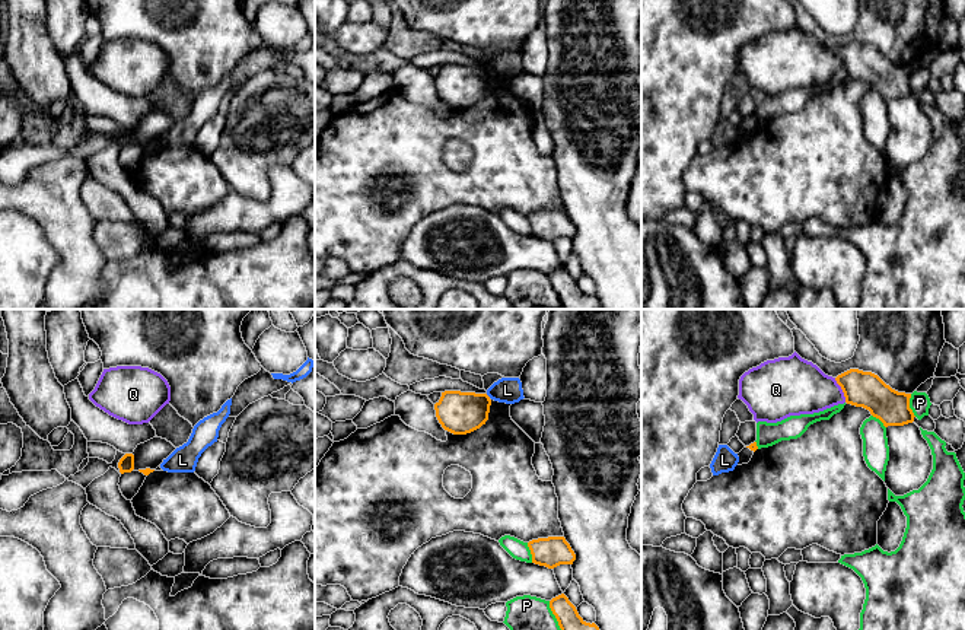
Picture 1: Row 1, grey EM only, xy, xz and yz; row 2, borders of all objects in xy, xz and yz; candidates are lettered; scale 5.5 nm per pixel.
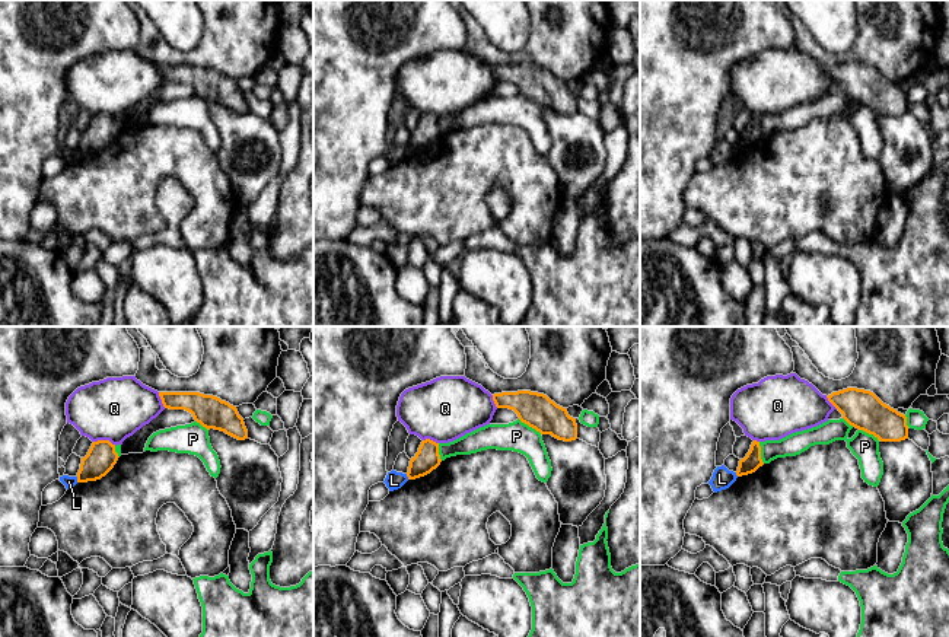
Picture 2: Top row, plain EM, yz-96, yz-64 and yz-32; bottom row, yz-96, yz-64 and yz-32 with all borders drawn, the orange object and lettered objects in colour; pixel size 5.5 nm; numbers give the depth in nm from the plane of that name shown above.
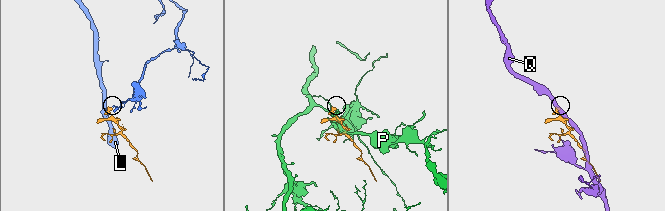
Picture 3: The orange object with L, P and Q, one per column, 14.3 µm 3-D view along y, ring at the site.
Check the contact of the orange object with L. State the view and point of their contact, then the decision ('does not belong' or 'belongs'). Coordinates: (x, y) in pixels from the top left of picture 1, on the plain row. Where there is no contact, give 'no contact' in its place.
meets orange in xz at (487, 69); does not belong

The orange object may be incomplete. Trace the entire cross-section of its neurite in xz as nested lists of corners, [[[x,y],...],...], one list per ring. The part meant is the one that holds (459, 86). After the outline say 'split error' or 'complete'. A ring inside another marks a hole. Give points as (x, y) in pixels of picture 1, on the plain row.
[[[445,64],[434,77],[442,101],[453,108],[466,108],[488,93],[491,73],[487,67]]] | complete

